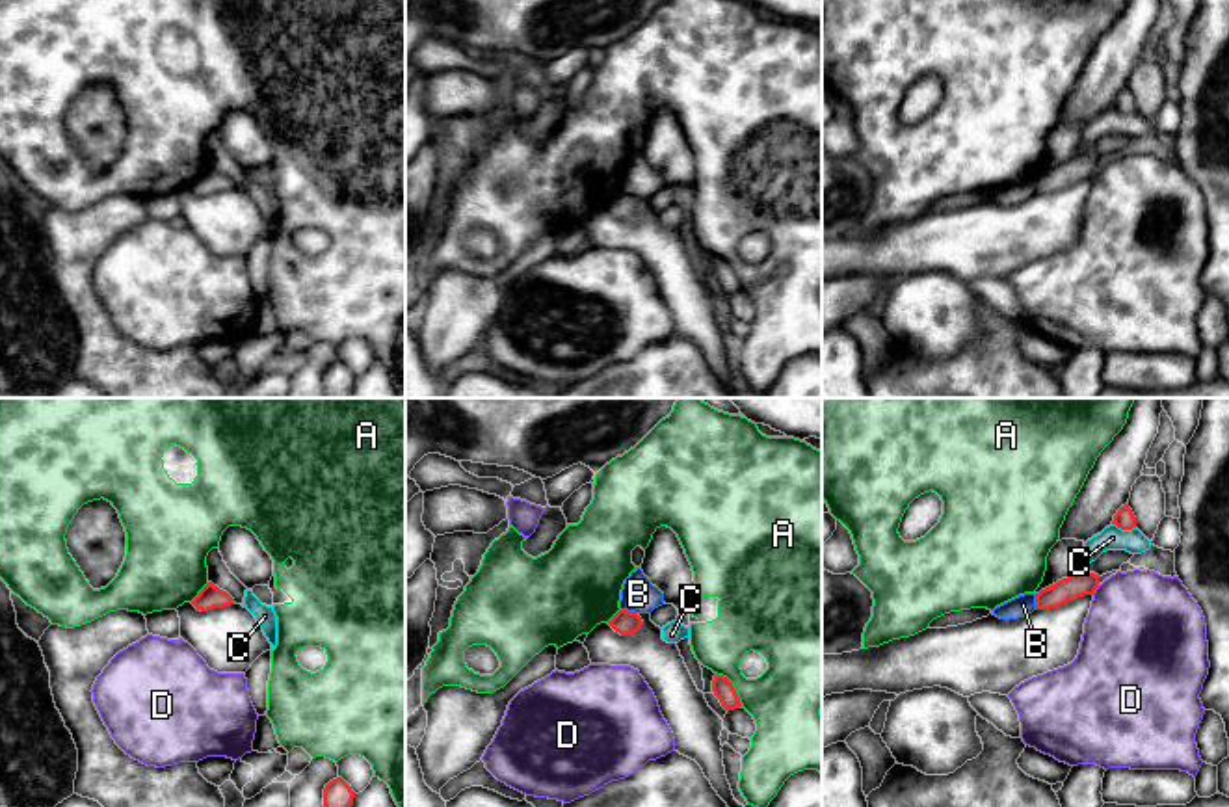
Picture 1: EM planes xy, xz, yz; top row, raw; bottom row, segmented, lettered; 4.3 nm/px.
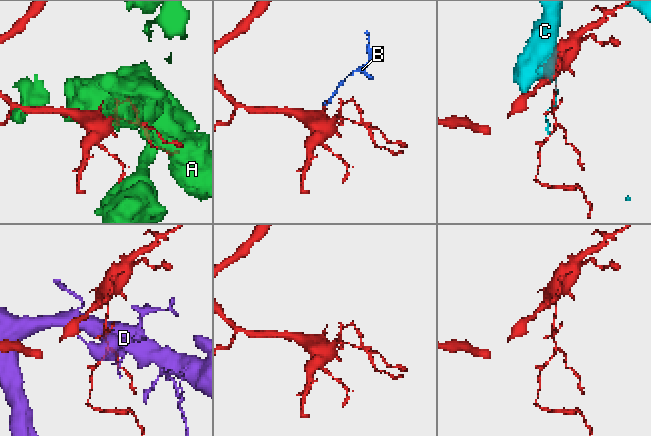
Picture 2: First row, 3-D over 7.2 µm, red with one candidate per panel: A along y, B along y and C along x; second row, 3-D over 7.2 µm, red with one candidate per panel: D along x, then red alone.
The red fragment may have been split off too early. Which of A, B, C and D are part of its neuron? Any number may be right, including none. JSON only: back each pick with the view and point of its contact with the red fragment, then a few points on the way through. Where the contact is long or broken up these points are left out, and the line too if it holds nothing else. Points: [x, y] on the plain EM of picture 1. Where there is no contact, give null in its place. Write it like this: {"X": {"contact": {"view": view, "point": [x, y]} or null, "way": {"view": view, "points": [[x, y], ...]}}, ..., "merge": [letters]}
{"merge": []}

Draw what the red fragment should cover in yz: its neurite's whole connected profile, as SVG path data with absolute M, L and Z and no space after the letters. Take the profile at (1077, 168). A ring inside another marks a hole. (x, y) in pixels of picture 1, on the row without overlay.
M1073 156L1067 162L1036 177L1036 193L1058 192L1069 184L1084 179L1093 179L1099 171L1099 158L1095 156Z

